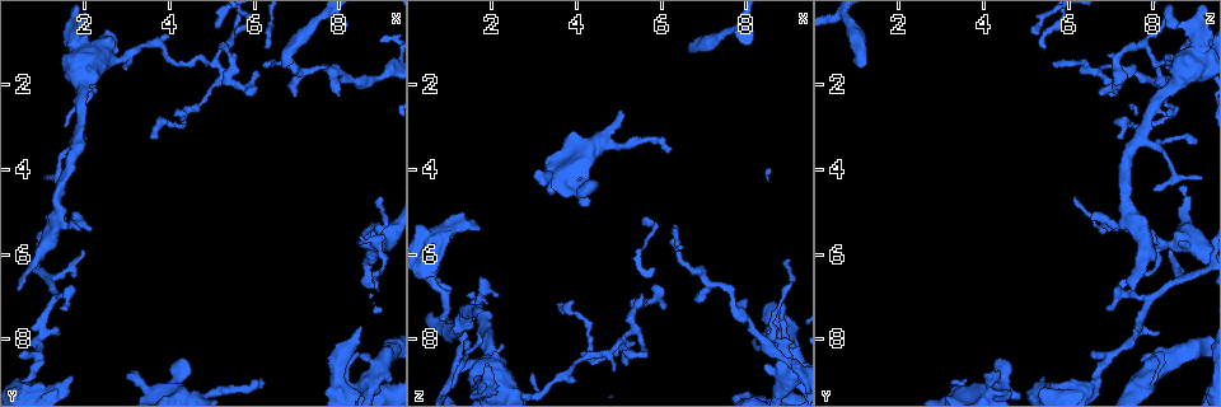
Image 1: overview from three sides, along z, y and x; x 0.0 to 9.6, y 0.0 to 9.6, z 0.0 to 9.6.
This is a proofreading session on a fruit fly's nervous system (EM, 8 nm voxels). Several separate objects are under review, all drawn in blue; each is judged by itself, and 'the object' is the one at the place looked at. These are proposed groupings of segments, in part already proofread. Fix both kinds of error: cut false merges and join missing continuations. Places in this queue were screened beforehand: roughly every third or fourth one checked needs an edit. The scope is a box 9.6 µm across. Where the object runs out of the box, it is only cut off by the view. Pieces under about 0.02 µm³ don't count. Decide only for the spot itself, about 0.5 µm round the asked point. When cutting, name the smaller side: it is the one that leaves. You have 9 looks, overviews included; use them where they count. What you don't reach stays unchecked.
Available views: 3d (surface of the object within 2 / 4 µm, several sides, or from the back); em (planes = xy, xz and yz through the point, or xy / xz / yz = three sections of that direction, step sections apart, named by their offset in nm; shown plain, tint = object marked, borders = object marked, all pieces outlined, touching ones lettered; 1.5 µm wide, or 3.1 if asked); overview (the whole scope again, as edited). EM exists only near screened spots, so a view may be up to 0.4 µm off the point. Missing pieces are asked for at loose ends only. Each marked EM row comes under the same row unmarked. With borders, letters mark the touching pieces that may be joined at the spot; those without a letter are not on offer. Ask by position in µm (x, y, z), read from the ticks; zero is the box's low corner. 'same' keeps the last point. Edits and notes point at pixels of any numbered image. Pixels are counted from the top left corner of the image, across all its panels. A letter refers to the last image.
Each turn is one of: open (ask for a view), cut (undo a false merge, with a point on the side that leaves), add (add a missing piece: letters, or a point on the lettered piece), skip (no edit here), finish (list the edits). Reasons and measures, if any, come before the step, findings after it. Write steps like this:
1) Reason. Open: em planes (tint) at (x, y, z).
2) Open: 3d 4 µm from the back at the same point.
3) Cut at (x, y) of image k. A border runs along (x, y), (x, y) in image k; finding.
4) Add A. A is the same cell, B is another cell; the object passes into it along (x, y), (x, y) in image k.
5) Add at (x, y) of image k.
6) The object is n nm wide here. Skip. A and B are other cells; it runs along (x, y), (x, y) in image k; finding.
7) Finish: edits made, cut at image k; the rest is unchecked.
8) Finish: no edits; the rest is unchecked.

Thin end. Open: em planes (borders) at (1.50, 7.35, 6.85).

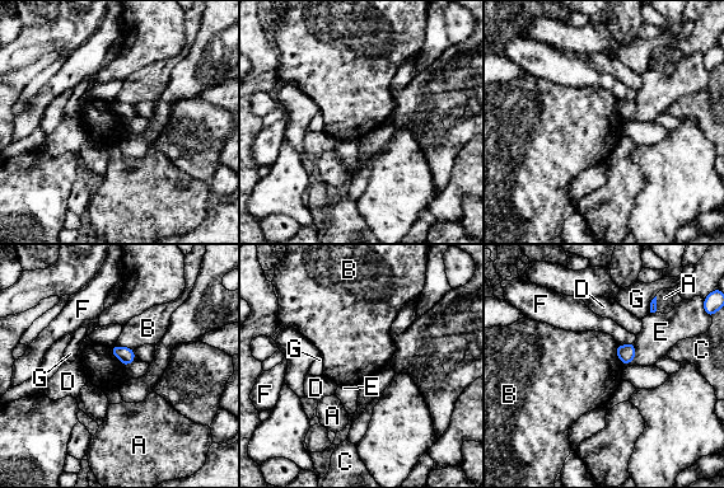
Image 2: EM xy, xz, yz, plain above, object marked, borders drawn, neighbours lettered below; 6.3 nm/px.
Skip. A, B, C, D, E, F and G are other cells; a border runs along (617, 345), (616, 353), (624, 365) in image 2; no lettered piece goes on from it.

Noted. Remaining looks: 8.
Tapers out. Open: em xy step 4 (borders) at (6.20, 8.90, 3.55).

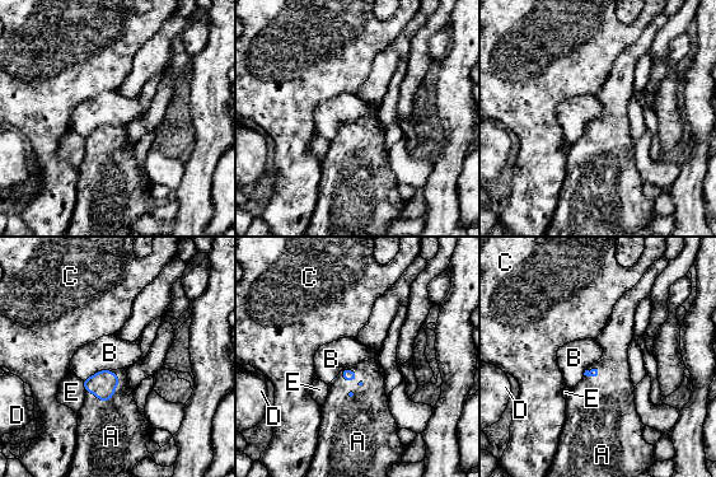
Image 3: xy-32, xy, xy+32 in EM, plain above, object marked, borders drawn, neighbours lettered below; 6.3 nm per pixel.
Add A. A is the same cell, B, C, D and E are other cells; the object passes into it along (102, 384), (107, 401), (111, 436) in image 3; the neuron continues.

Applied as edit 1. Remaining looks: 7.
See it whole again. Open: overview.

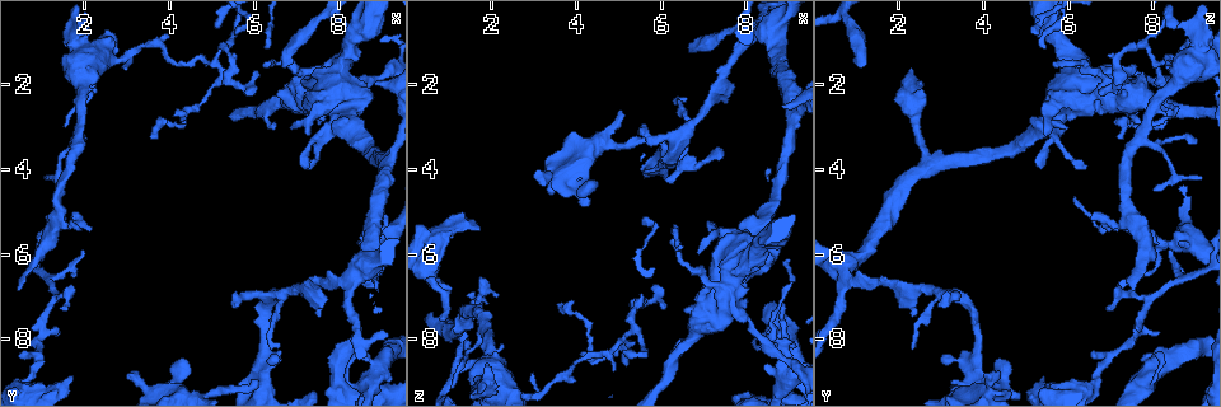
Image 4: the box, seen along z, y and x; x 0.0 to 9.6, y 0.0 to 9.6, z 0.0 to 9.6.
Branch stops here. Open: 3d 4 µm from the back at (8.45, 5.65, 8.65).

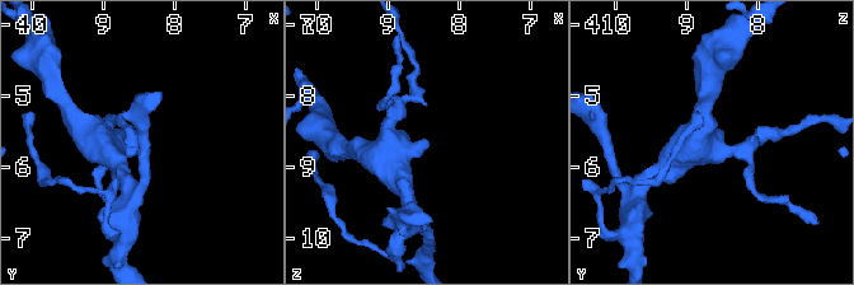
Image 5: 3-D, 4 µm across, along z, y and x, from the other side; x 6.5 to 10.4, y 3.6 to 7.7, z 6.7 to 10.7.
The arms are 200, 500 nm wide; shape alone is not enough. Open: em yz step 4 (borders) at (8.45, 5.65, 8.60).

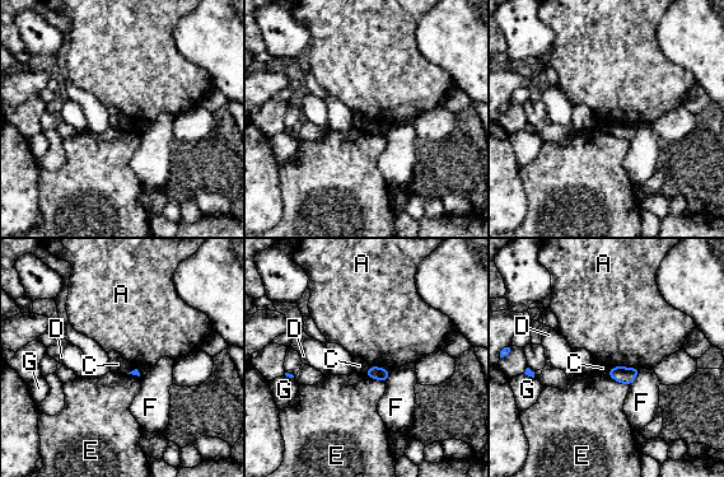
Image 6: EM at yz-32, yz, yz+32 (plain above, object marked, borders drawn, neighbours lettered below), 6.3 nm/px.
Skip. A, C, D, E, F and G are other cells; a border runs along (611, 366), (635, 366), (639, 369) in image 6; no lettered piece goes on from it.

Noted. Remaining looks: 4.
Branch stops here. Open: em xy step 4 (borders) at (6.75, 1.65, 1.10).

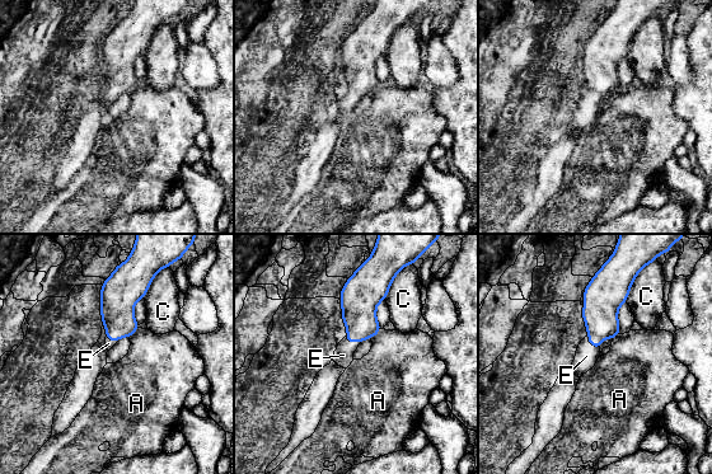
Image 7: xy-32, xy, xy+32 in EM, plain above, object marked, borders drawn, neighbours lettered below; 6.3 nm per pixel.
The longest contact is with C, 190 nm. Add E. E is the same cell, A and C are other cells; the object passes into it along (600, 308), (589, 343), (586, 356) in image 7; it goes on there.

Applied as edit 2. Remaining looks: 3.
Finish: edits made, add at image 3, add at image 7; the rest is unchecked.

